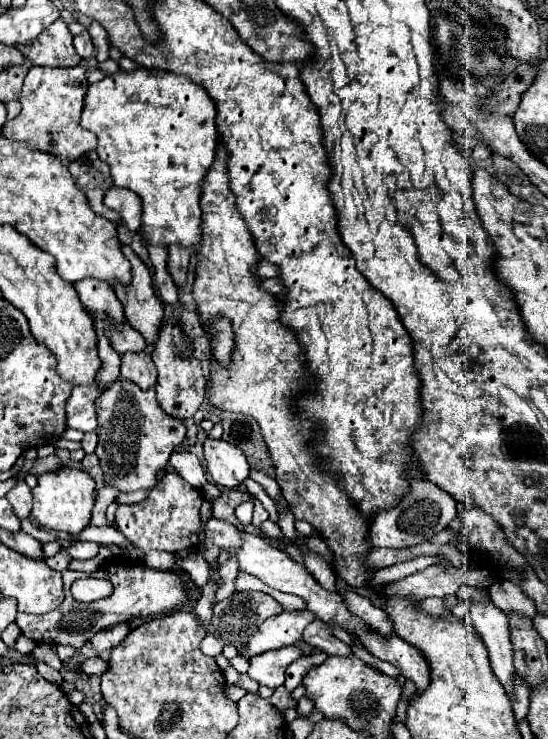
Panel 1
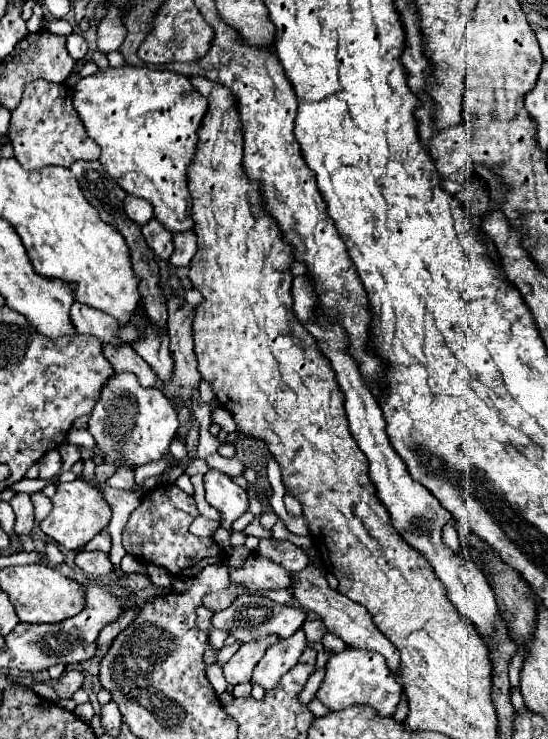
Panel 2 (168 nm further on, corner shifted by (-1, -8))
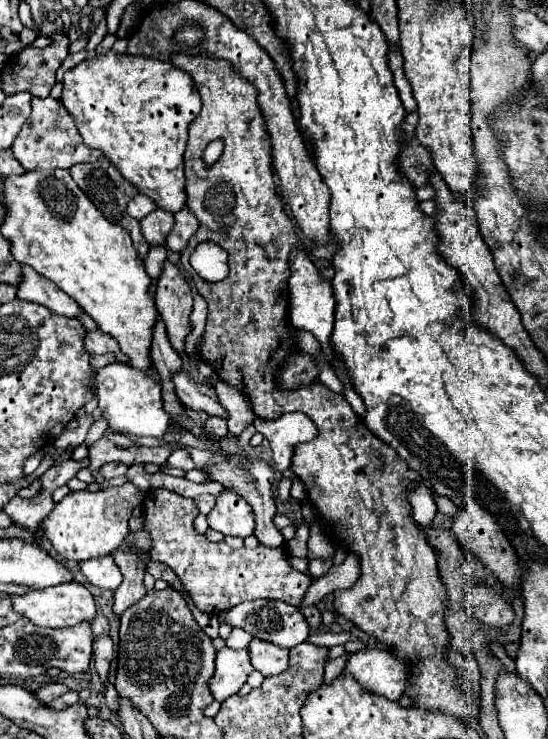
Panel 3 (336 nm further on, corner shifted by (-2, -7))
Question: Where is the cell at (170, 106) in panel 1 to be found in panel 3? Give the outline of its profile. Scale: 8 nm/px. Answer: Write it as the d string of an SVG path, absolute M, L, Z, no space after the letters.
M112 50L104 56L84 60L72 70L64 72L62 104L74 116L76 128L88 148L100 150L120 172L138 188L140 194L150 196L156 206L170 214L186 208L184 190L184 148L188 140L188 126L202 108L200 94L194 80L186 72L178 70L172 62L160 62L152 58L134 58L126 54L114 54Z

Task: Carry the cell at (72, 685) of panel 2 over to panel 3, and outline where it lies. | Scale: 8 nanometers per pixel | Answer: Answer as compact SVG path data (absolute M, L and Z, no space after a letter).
M50 682L50 684L42 686L40 690L36 690L36 698L48 704L48 702L52 702L54 698L58 698L58 696L62 696L62 694L66 694L66 692L68 692L68 686L66 686L66 684Z

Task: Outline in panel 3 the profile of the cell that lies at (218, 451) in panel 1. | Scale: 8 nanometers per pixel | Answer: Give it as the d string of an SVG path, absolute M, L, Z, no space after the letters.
M224 488L216 498L216 506L208 514L208 526L226 536L246 538L254 532L254 512L240 494Z

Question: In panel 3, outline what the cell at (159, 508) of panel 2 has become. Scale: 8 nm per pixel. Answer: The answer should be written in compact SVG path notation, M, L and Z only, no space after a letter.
M152 488L144 498L144 530L152 540L152 560L164 562L180 578L182 586L192 594L200 612L218 614L242 600L272 598L298 606L312 578L290 566L286 548L258 546L254 550L232 550L226 542L210 542L194 532L194 518L198 508L194 500L184 498L166 488Z

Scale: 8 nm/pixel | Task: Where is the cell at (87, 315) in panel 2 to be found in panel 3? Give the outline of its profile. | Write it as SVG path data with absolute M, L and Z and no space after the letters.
M24 266L22 276L24 278L18 286L18 298L42 304L54 314L62 314L68 318L78 318L80 314L84 314L84 310L70 296L66 296L66 292L62 292L54 282L34 272L34 268Z

